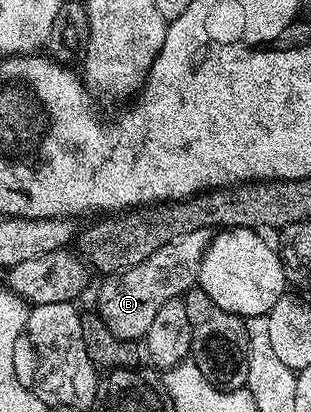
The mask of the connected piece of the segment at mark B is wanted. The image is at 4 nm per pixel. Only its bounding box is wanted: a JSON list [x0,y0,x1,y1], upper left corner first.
[95,229,209,342]

